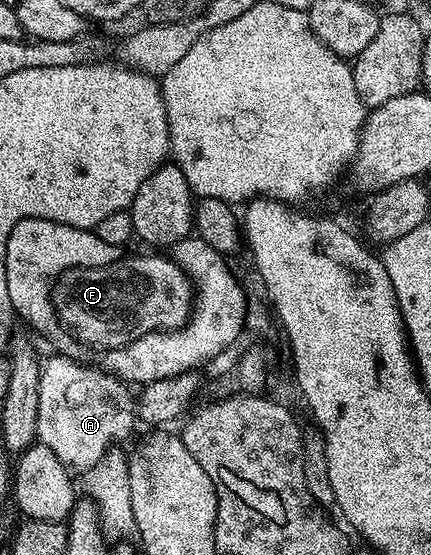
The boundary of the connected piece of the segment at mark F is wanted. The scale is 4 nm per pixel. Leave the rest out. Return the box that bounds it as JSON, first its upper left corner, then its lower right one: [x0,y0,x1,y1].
[52,254,194,350]

